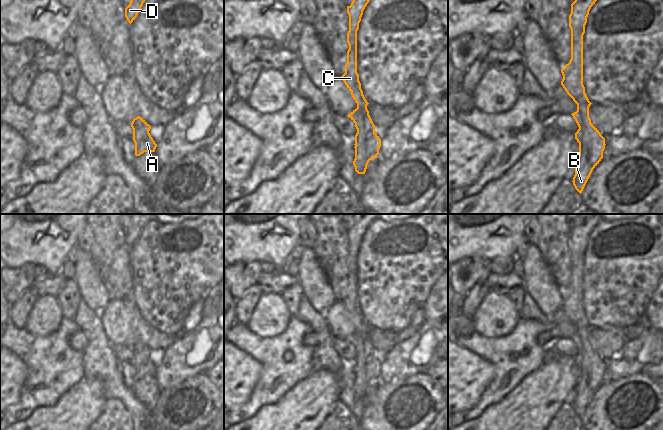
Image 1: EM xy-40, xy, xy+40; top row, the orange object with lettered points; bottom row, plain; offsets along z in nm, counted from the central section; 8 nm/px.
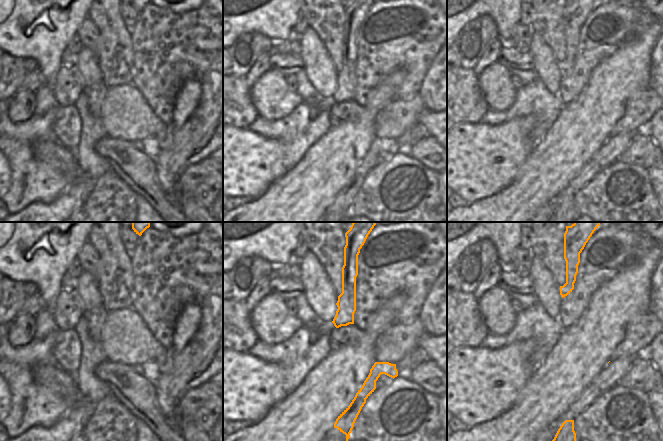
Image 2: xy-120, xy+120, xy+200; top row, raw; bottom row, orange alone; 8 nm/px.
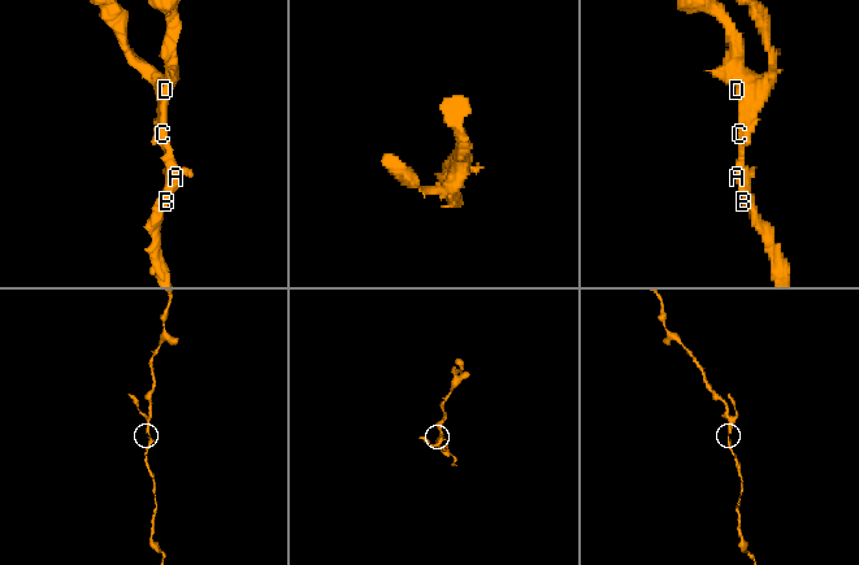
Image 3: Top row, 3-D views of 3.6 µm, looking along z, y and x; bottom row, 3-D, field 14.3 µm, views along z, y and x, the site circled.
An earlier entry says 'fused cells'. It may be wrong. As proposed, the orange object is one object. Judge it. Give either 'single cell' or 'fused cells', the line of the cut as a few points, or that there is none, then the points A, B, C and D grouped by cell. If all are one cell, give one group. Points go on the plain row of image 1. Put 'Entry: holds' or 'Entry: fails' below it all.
single cell | no cut | A B C D
Entry: fails

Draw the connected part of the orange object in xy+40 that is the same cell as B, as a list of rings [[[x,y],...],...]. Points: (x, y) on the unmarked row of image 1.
[[[578,214],[575,225],[571,228],[569,251],[571,253],[571,283],[561,293],[561,309],[577,328],[577,335],[571,339],[579,353],[575,363],[579,367],[579,379],[575,389],[573,409],[581,418],[593,393],[603,382],[605,362],[591,347],[589,331],[592,328],[583,309],[583,259],[591,231],[595,228],[601,214]]]

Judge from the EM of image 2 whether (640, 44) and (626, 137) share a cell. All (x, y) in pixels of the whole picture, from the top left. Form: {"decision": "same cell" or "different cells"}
{"decision": "different cells"}

